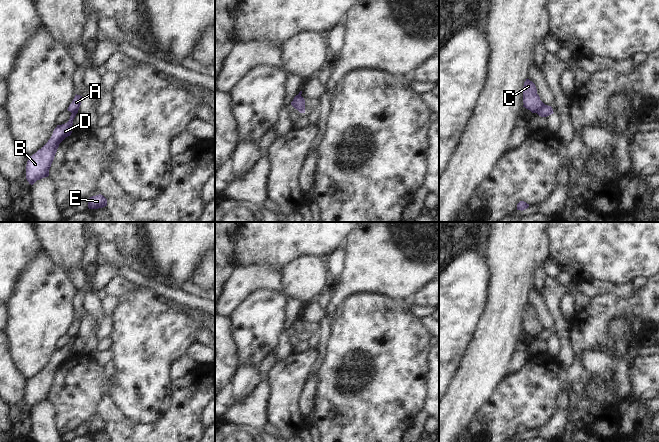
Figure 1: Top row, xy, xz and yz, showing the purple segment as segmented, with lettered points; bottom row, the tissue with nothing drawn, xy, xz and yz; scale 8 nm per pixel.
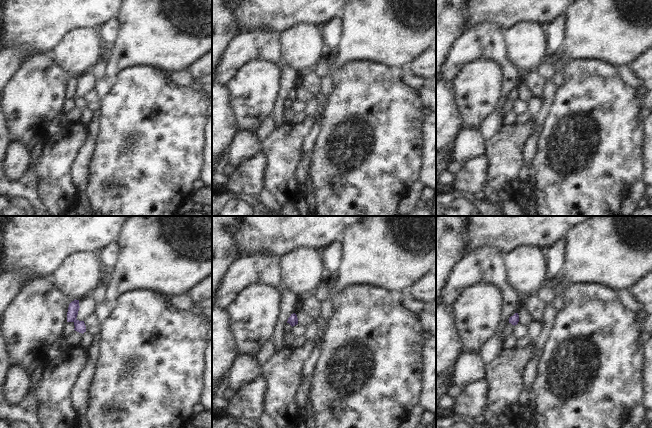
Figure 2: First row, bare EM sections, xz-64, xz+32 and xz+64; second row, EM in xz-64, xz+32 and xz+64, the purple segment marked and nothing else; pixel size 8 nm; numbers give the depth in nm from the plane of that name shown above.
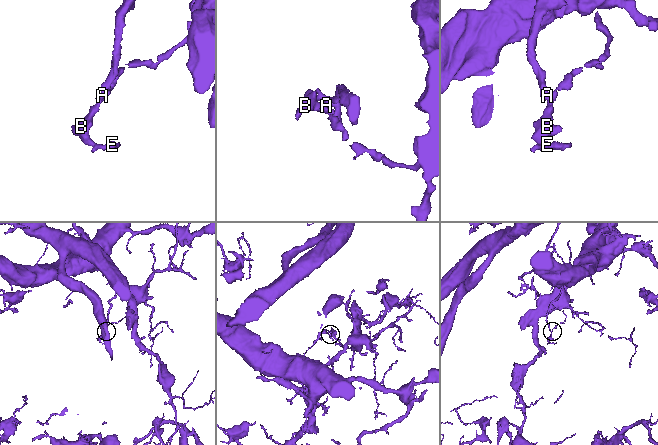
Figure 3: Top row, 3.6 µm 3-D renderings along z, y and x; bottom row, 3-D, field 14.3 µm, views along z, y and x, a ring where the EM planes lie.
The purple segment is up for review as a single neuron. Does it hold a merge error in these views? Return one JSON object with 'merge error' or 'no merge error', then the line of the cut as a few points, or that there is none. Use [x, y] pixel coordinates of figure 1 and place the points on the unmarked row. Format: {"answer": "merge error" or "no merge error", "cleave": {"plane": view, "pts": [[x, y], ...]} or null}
{"answer": "merge error", "cleave": {"plane": "yz", "pts": [[544, 328], [536, 336]]}}

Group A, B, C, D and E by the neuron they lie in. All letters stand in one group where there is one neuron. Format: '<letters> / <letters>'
A C / B D E

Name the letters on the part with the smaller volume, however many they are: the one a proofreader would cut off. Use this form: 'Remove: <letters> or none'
Remove: B, D, E

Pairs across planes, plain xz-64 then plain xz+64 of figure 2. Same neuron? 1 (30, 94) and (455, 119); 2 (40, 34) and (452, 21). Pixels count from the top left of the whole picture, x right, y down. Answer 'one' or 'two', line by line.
1: two
2: two

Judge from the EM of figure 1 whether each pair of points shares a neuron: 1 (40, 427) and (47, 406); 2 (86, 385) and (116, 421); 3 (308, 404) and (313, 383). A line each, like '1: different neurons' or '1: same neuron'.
1: same neuron
2: different neurons
3: same neuron

